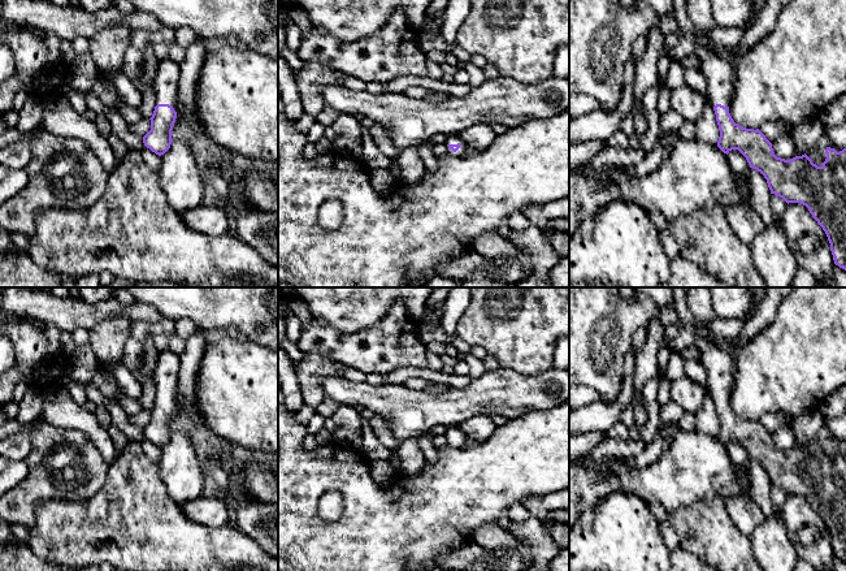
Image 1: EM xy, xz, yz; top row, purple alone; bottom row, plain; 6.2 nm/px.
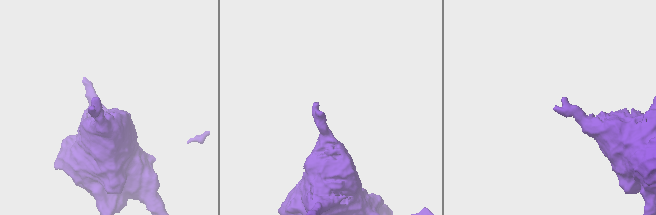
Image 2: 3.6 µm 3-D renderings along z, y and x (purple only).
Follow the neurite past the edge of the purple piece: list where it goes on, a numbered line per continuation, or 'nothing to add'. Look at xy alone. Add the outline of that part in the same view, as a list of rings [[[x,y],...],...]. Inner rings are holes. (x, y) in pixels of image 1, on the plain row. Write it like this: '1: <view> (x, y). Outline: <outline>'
1: xy (165, 375). Outline: [[[169,349],[161,352],[159,356],[153,380],[156,385],[157,395],[169,395],[178,402],[178,372],[181,368],[181,356],[170,351]]]

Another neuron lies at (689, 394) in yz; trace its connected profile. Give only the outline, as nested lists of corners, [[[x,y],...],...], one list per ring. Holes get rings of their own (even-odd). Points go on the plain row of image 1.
[[[684,376],[672,382],[669,389],[671,399],[678,403],[685,412],[697,412],[704,399],[706,386]]]

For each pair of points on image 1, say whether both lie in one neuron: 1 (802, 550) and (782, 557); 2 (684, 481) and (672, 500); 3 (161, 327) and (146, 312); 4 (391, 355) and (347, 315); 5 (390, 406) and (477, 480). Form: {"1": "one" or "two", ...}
{"1": "two", "2": "one", "3": "two", "4": "two", "5": "two"}

